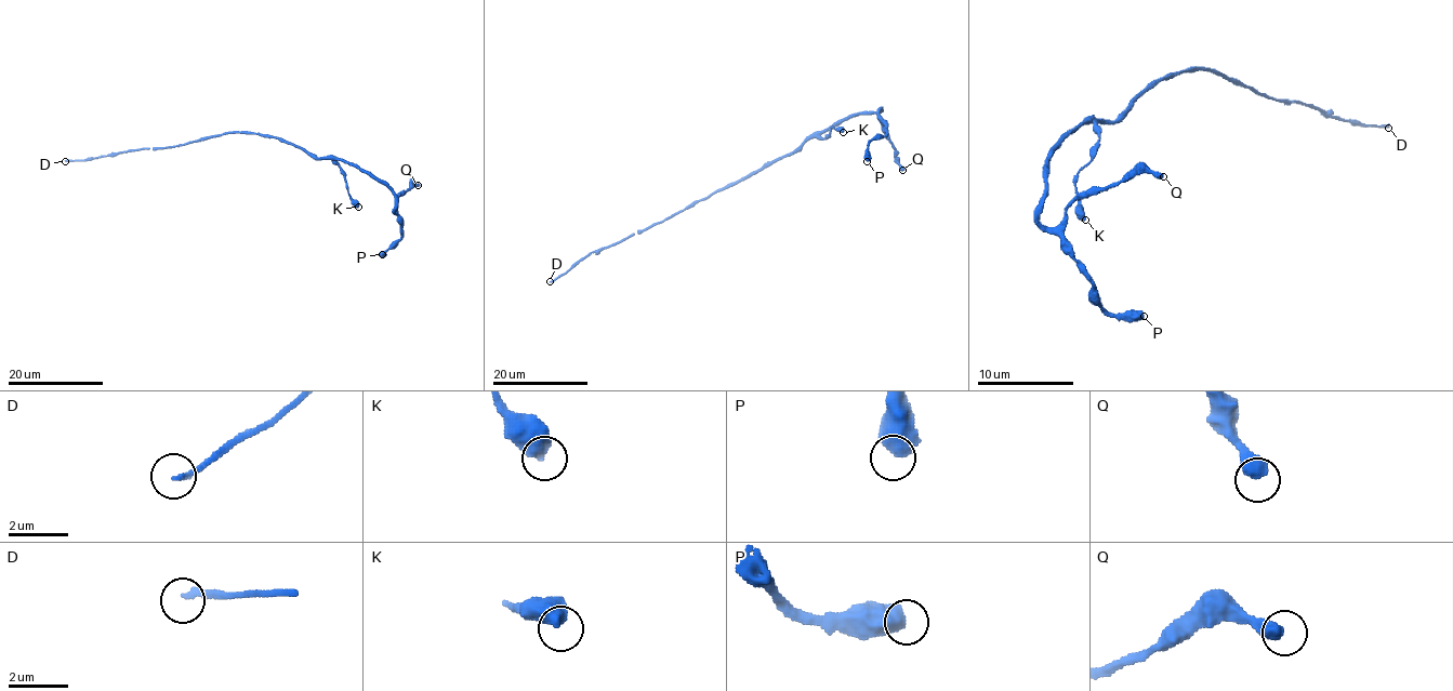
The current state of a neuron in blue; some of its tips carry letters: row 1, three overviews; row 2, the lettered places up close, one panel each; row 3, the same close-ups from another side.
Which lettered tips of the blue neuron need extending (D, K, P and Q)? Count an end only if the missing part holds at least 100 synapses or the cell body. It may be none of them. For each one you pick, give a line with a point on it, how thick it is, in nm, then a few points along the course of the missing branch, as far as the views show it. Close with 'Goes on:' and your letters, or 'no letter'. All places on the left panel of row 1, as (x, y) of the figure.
D: place (65, 161); calibre 180 nm
Goes on: D

